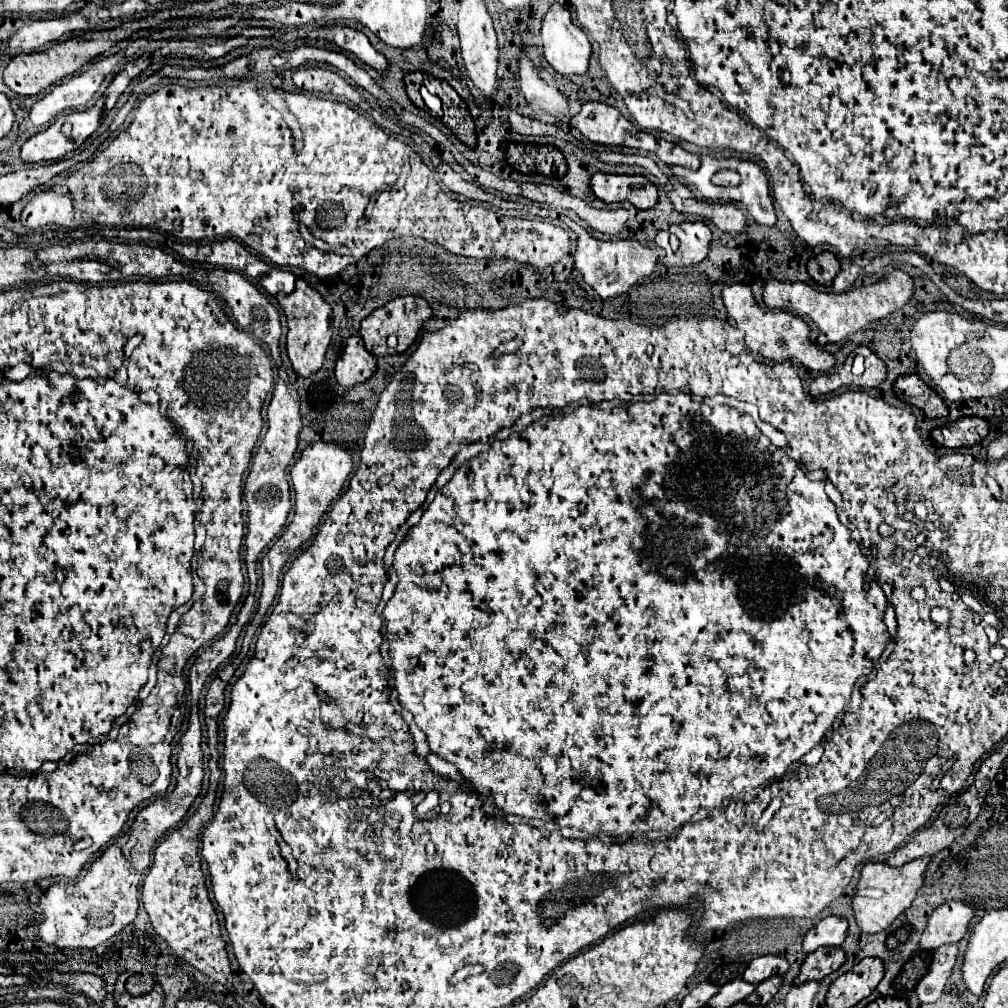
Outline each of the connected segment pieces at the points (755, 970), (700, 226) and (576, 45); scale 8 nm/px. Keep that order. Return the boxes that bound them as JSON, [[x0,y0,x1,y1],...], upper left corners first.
[[742,956,788,986],[656,222,710,266],[542,2,592,74]]

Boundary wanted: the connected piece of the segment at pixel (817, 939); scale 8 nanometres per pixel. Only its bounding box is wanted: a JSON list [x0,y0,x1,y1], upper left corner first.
[802,916,848,954]

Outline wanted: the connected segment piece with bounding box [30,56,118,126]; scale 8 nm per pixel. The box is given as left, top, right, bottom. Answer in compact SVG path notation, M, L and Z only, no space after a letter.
M118 56L102 58L94 64L90 64L82 74L72 76L68 82L62 82L54 86L44 98L40 98L32 110L30 120L34 126L42 126L54 120L54 116L64 108L78 108L84 106L100 88L102 80L110 74L110 66L114 68L118 62Z

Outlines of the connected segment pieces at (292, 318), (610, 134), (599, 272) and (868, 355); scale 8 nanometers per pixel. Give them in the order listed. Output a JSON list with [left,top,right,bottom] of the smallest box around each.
[[276,280,332,376],[570,100,636,146],[570,224,664,298],[854,346,886,388]]

